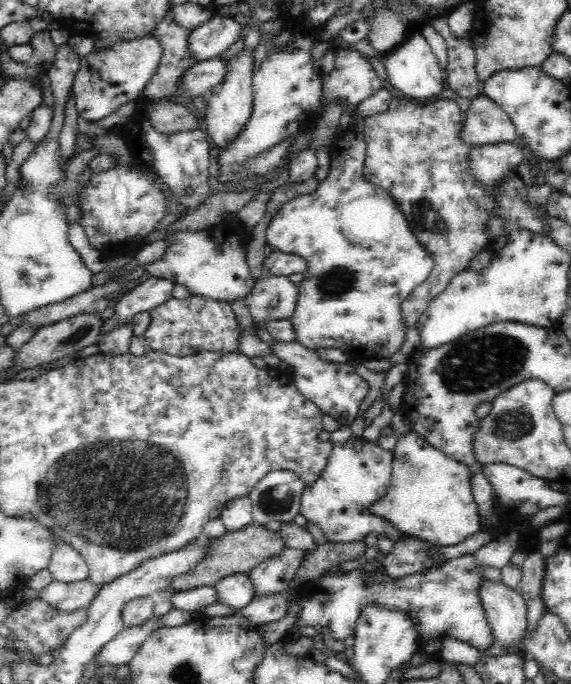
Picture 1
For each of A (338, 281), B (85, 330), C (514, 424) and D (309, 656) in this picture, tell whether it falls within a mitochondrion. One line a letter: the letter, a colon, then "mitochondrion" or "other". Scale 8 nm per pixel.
A: mitochondrion
B: mitochondrion
C: mitochondrion
D: other

